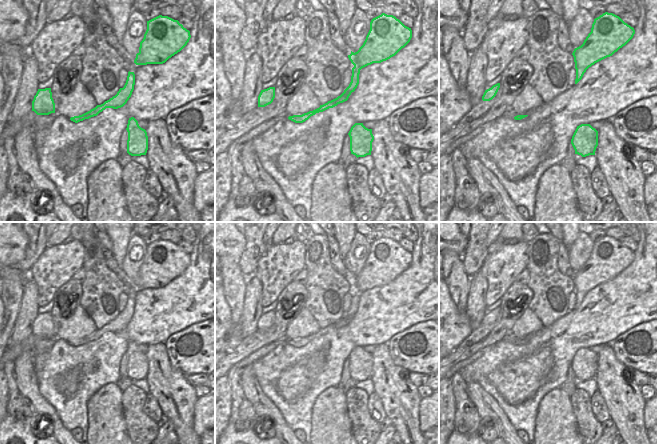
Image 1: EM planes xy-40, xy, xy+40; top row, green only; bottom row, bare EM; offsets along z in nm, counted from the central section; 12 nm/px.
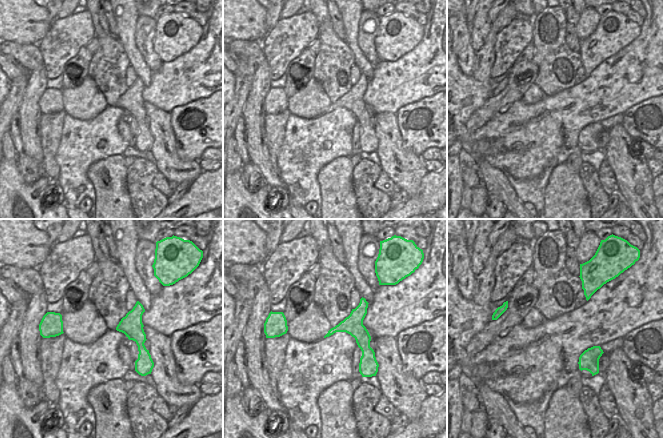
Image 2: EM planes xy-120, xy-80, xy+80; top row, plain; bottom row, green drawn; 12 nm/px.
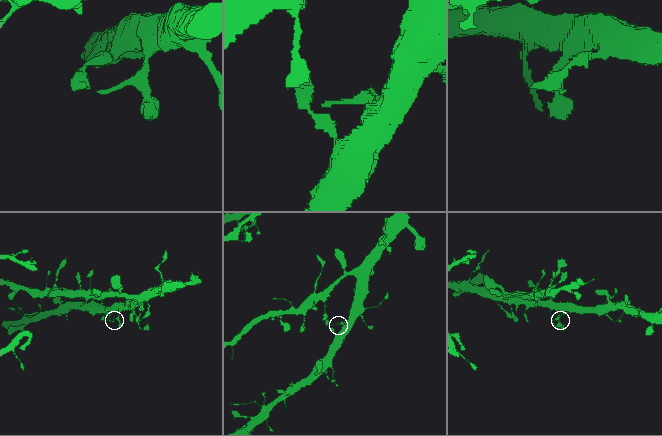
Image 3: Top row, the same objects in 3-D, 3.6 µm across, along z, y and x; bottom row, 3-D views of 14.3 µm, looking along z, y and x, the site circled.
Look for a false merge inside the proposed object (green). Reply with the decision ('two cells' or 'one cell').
one cell

